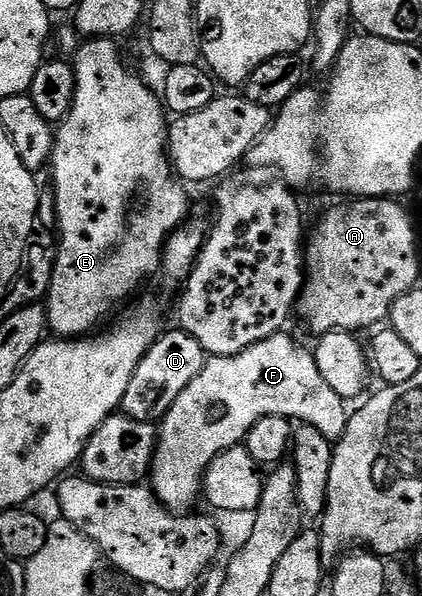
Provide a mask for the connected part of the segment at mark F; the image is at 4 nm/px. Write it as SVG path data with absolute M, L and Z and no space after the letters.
M289 333L273 334L268 340L250 345L232 357L209 357L200 374L192 380L158 426L158 442L154 449L150 486L165 508L174 513L187 513L194 508L204 488L205 472L222 451L243 443L248 432L262 418L280 416L315 427L331 442L338 441L346 427L347 403L329 387L320 375L313 353L298 346Z

